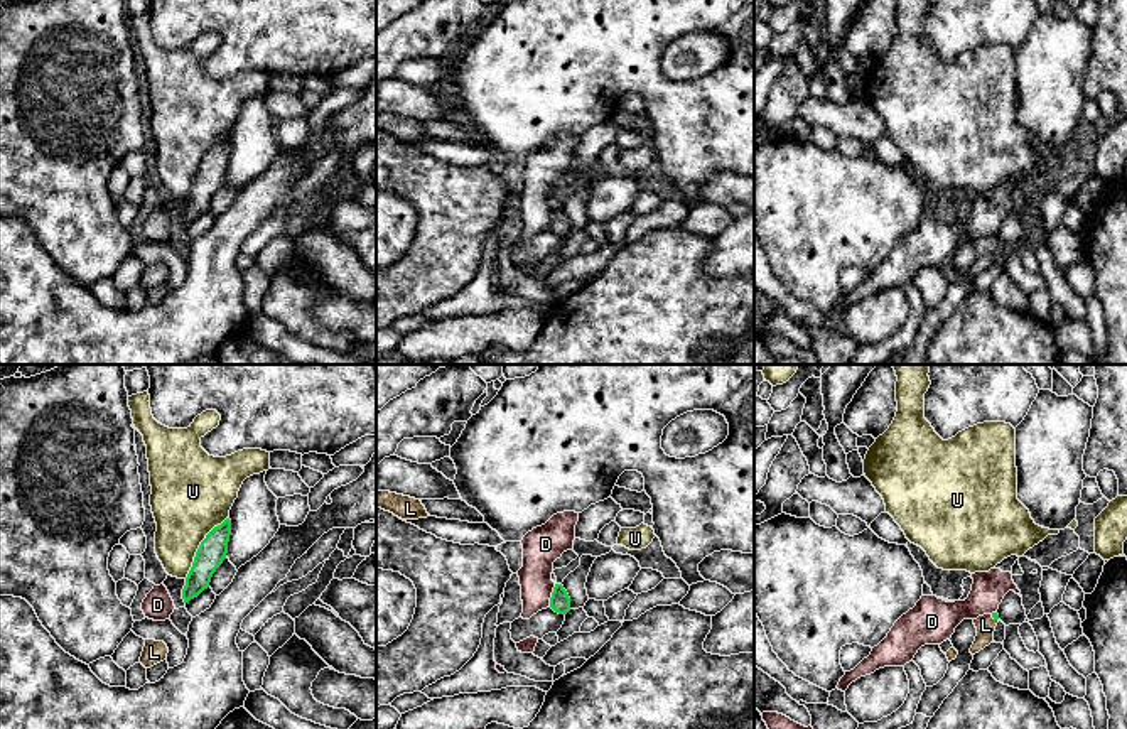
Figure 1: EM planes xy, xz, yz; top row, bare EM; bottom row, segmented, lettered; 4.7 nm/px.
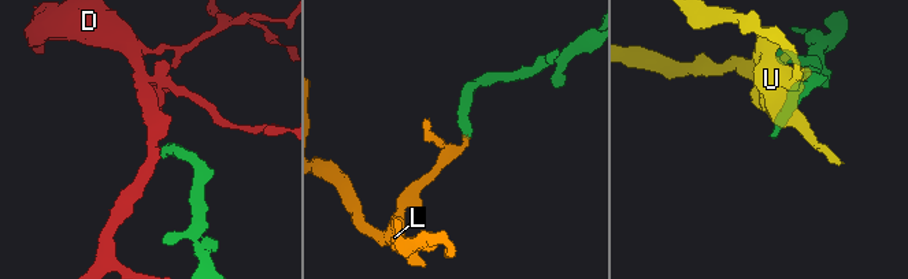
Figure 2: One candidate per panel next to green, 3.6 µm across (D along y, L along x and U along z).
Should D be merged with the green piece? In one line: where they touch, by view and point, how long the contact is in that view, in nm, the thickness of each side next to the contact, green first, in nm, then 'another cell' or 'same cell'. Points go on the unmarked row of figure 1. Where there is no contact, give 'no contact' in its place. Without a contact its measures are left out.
contact xz (552, 218); length 120 nm; calibres 100 and 180 nm; another cell

